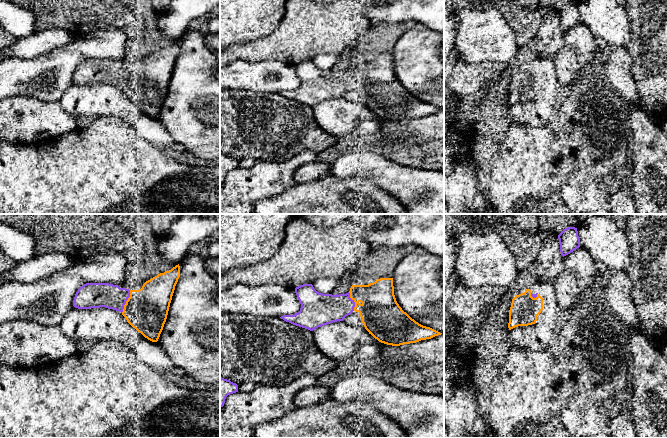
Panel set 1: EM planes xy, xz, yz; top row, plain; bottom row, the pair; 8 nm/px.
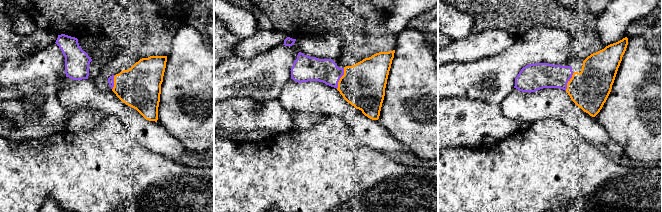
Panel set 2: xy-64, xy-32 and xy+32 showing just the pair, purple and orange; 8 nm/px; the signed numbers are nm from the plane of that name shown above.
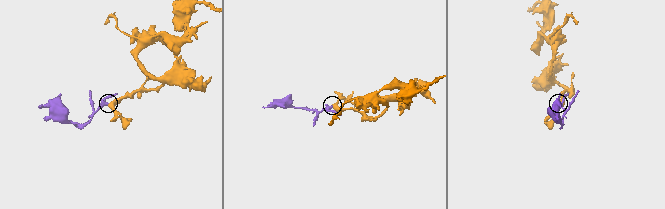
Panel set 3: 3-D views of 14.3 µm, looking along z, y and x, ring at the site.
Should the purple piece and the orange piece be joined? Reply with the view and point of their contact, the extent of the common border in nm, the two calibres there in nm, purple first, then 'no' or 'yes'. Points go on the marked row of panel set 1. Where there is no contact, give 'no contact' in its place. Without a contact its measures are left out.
contact xy (126, 300); length 200 nm; calibres 200 and 340 nm; yes

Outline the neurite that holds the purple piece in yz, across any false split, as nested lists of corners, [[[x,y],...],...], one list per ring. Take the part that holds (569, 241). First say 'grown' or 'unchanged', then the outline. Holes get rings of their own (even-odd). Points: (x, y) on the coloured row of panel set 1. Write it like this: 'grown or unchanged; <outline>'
unchanged; [[[565,228],[559,235],[560,252],[564,257],[580,247],[580,239],[577,228]]]

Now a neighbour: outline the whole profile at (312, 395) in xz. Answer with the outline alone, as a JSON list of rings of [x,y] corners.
[[[322,384],[306,387],[296,394],[294,403],[296,407],[315,405],[330,399],[330,391],[330,389],[325,388]]]

